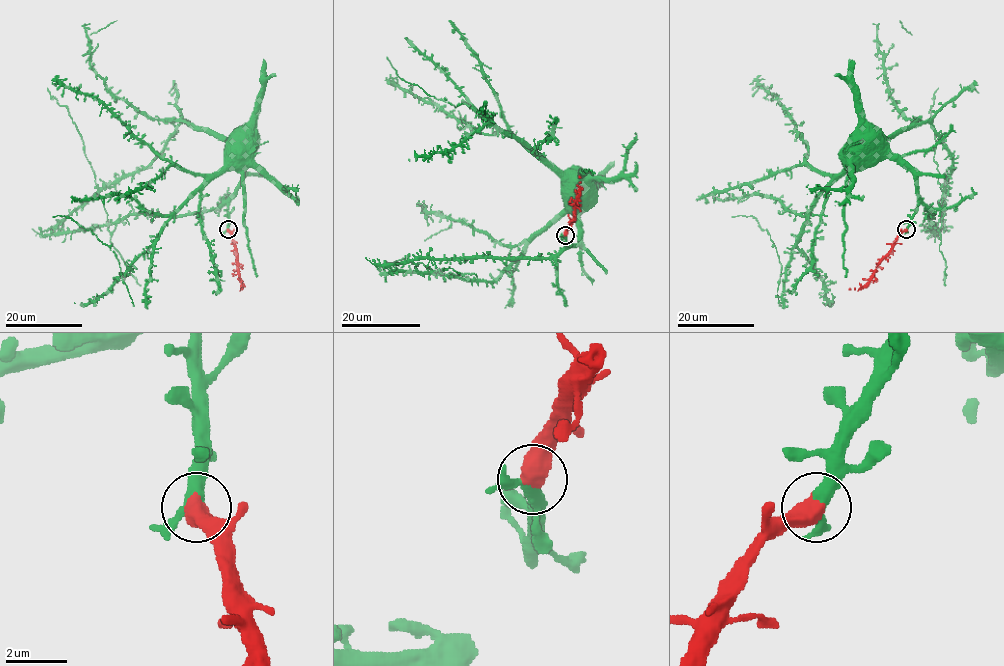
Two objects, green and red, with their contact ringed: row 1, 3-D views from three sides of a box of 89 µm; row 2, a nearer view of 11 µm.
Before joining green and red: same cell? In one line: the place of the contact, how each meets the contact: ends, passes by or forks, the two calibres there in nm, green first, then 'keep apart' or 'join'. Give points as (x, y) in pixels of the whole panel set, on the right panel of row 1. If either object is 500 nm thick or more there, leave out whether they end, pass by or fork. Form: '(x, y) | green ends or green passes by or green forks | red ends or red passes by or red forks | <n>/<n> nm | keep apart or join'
(906, 229) | 360/650 nm | join

